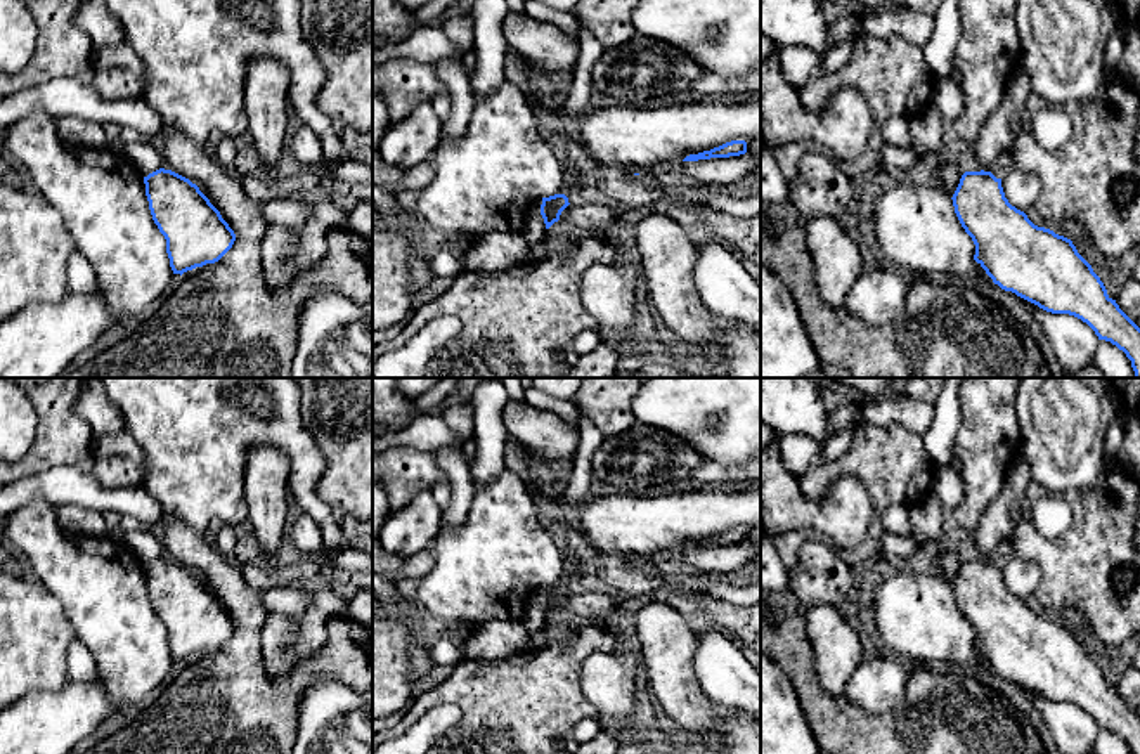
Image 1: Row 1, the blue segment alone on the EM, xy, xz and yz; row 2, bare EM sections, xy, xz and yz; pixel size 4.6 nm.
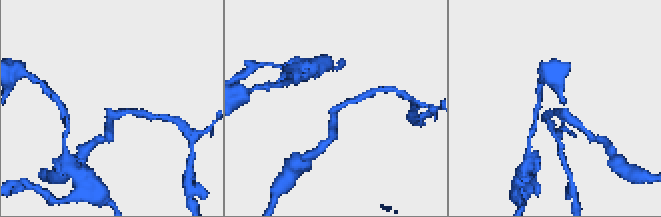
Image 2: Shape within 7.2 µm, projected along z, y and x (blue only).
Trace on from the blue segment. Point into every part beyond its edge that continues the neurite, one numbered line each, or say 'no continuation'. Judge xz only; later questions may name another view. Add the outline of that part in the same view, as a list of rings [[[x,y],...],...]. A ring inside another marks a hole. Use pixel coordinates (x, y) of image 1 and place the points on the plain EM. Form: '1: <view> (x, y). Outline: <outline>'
no continuation

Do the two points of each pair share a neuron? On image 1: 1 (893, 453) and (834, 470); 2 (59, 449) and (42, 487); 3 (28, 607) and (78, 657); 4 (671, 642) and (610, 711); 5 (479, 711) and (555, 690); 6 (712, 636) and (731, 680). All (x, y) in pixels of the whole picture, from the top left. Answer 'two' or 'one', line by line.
1: one
2: two
3: two
4: two
5: one
6: one

